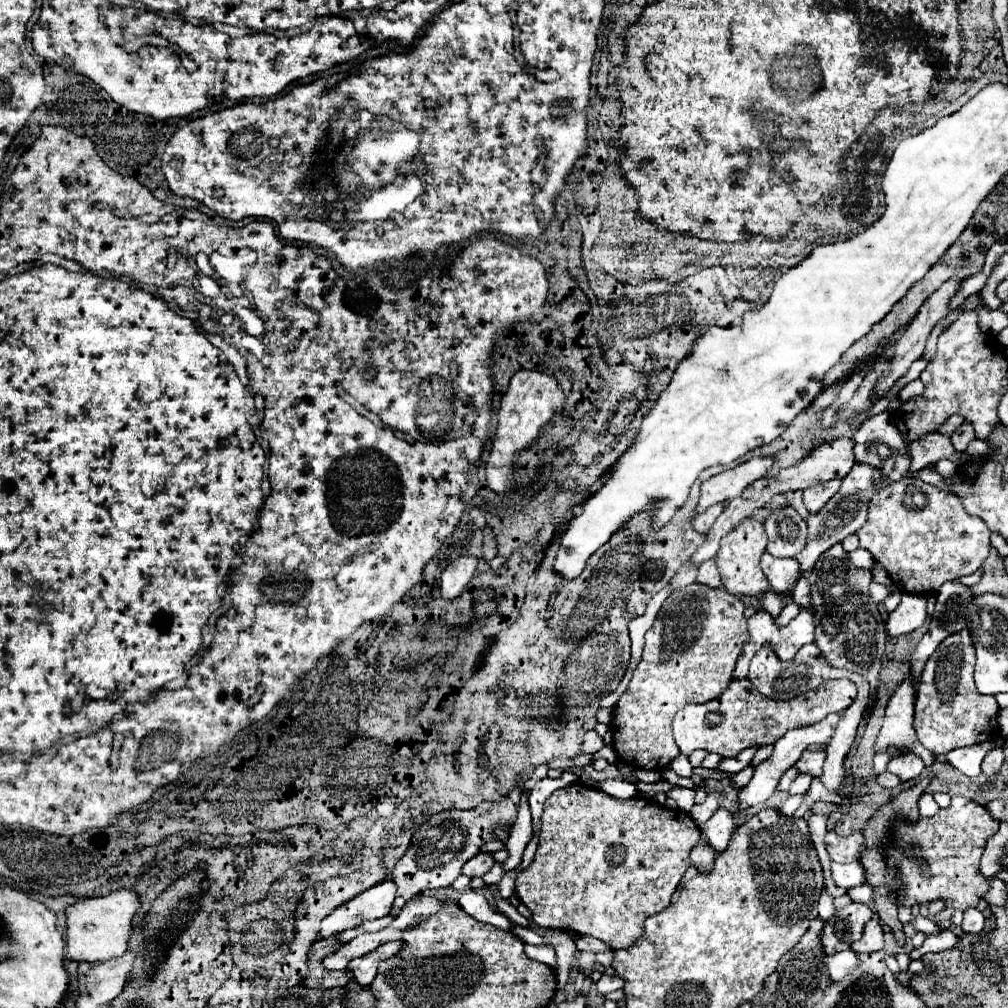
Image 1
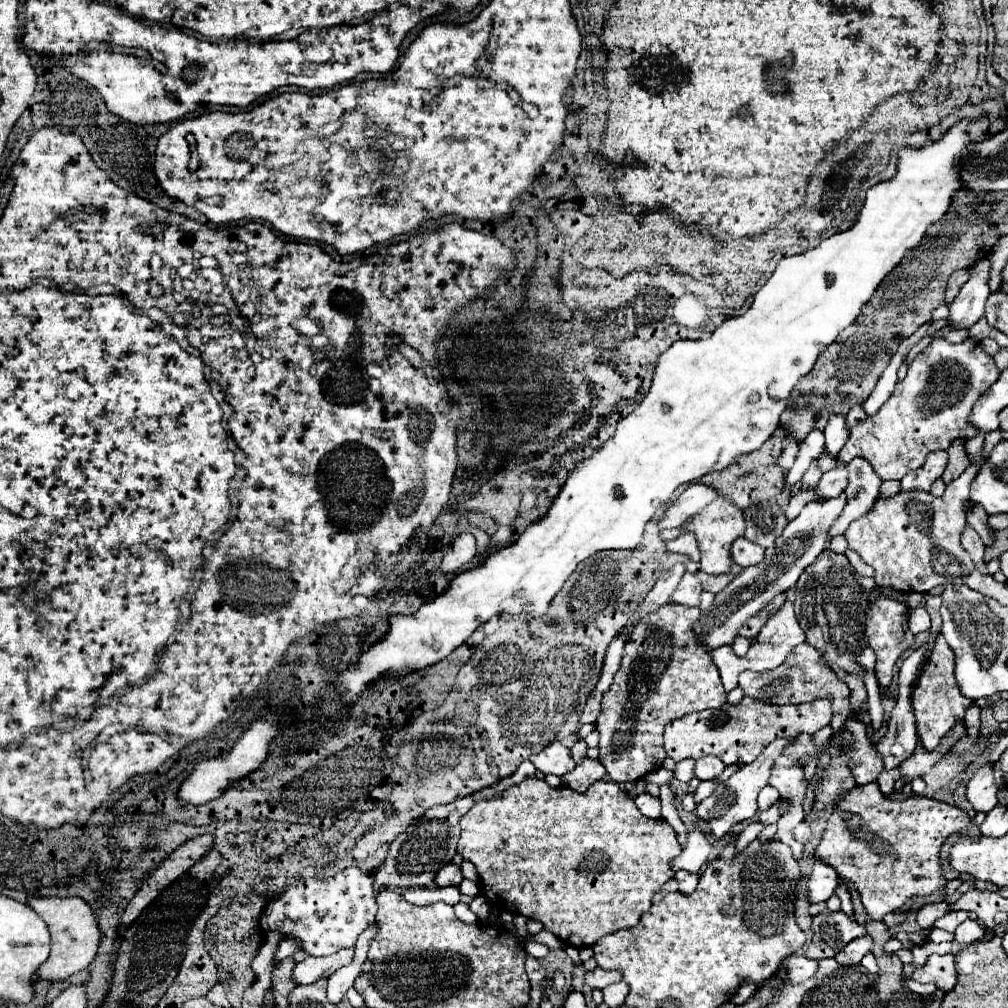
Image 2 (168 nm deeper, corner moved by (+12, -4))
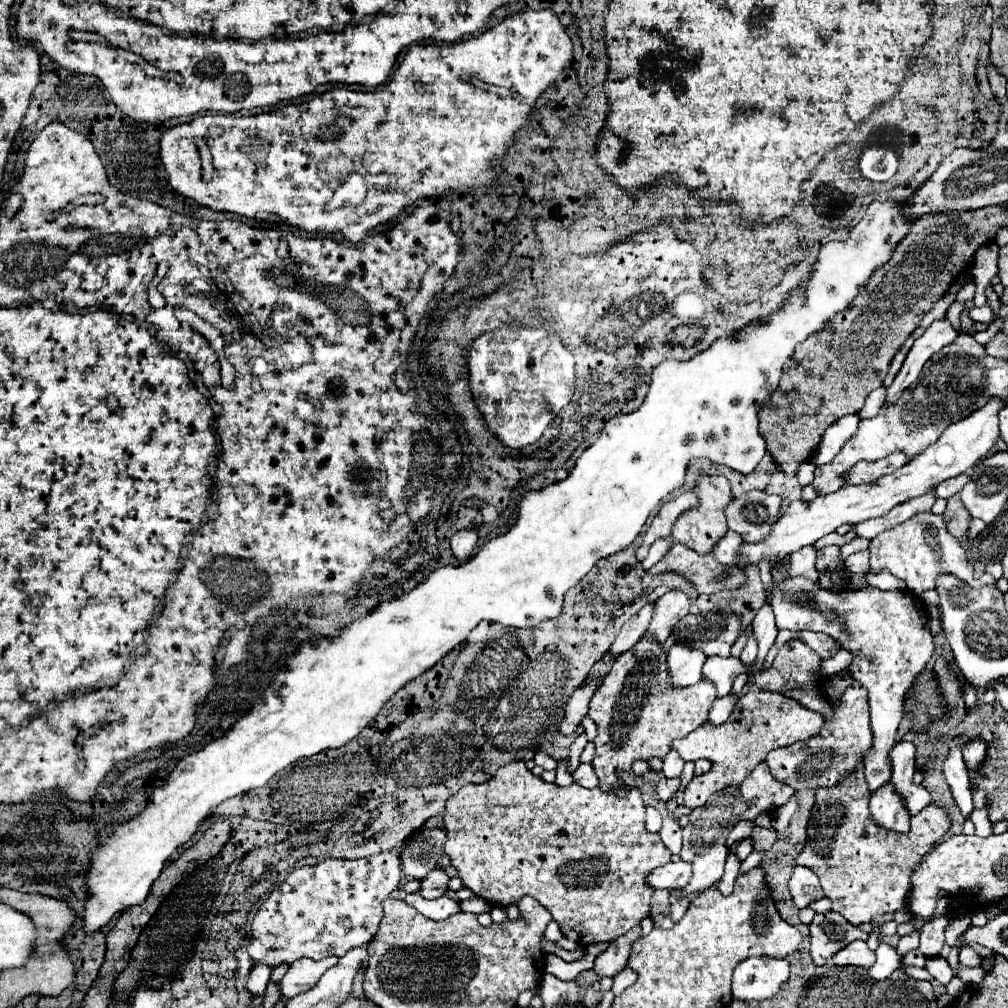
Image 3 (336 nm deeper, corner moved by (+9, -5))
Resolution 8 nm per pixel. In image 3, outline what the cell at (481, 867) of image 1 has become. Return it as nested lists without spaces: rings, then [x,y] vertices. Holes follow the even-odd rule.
[[[434,869],[434,871],[430,871],[422,881],[420,881],[420,895],[424,897],[424,899],[436,899],[436,897],[442,897],[444,893],[446,893],[446,889],[448,889],[448,881],[450,881],[450,877],[442,871],[442,869]]]

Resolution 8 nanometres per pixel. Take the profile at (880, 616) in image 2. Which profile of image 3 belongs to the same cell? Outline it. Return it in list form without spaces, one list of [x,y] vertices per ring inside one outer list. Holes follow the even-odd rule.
[[[786,577],[784,581],[774,583],[770,595],[766,597],[766,603],[772,607],[776,615],[776,627],[788,629],[788,631],[820,631],[832,637],[842,649],[848,649],[852,653],[852,663],[846,667],[846,671],[852,675],[852,679],[860,681],[862,687],[868,689],[868,701],[870,701],[870,727],[872,727],[872,747],[864,757],[864,775],[870,793],[884,787],[892,777],[892,765],[888,759],[890,749],[896,743],[896,731],[904,715],[904,695],[910,689],[916,675],[920,675],[930,661],[934,653],[934,641],[930,633],[930,625],[926,619],[924,603],[918,595],[910,591],[882,591],[876,587],[864,587],[858,591],[828,591],[820,587],[818,583],[806,579],[806,577]]]

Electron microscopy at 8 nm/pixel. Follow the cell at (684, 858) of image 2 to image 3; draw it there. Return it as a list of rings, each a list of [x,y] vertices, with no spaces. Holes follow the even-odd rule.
[[[676,861],[676,863],[666,863],[658,869],[654,869],[646,877],[646,885],[652,889],[682,889],[690,879],[690,863],[686,861]]]

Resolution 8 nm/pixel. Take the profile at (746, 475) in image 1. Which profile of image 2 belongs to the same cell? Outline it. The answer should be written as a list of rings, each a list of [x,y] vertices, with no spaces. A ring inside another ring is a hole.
[[[693,482],[685,488],[685,492],[665,510],[659,526],[663,528],[679,528],[691,516],[699,514],[707,504],[711,504],[719,496],[719,490],[701,482]]]

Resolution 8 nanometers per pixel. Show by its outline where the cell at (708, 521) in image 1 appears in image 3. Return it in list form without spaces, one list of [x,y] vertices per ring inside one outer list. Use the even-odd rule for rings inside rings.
[[[676,543],[662,561],[658,561],[650,573],[682,573],[686,581],[690,581],[698,593],[718,593],[726,589],[726,583],[716,583],[714,571],[722,571],[722,565],[716,563],[712,557],[700,557],[686,545]]]

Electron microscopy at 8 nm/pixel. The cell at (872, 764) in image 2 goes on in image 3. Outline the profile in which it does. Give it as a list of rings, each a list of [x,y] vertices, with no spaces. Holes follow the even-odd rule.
[[[846,687],[840,701],[832,705],[832,713],[832,717],[824,717],[822,731],[812,739],[798,741],[784,749],[774,749],[766,755],[764,763],[774,779],[790,785],[794,791],[832,787],[834,783],[840,783],[846,773],[856,767],[856,763],[864,761],[866,749],[872,745],[868,691],[864,687]]]

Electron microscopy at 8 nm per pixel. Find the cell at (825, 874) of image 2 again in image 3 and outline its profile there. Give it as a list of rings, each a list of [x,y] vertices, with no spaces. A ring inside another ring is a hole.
[[[794,867],[792,869],[788,889],[790,889],[792,901],[798,909],[808,907],[810,901],[816,901],[822,897],[822,887],[818,883],[818,877],[812,871],[808,871],[806,867]]]

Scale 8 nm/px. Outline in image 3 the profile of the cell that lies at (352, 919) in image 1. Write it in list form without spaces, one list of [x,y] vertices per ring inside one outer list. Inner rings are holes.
[[[254,967],[254,969],[250,971],[250,975],[248,975],[246,989],[248,989],[252,995],[264,995],[270,973],[272,973],[270,967]]]

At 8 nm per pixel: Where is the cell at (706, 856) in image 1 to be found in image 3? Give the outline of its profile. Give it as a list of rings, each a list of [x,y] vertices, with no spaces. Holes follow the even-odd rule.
[[[676,889],[670,893],[670,903],[672,903],[672,905],[670,905],[670,917],[672,917],[674,923],[678,923],[678,921],[684,917],[690,901],[688,901],[688,899],[674,899],[674,895],[678,895]]]

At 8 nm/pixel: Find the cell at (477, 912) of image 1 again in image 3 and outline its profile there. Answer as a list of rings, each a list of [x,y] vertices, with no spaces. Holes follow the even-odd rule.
[[[472,897],[472,899],[460,901],[460,909],[466,911],[466,913],[476,913],[476,915],[480,915],[480,913],[484,913],[484,911],[490,911],[492,907],[490,907],[490,903],[486,903],[486,899],[482,899],[482,897]]]

